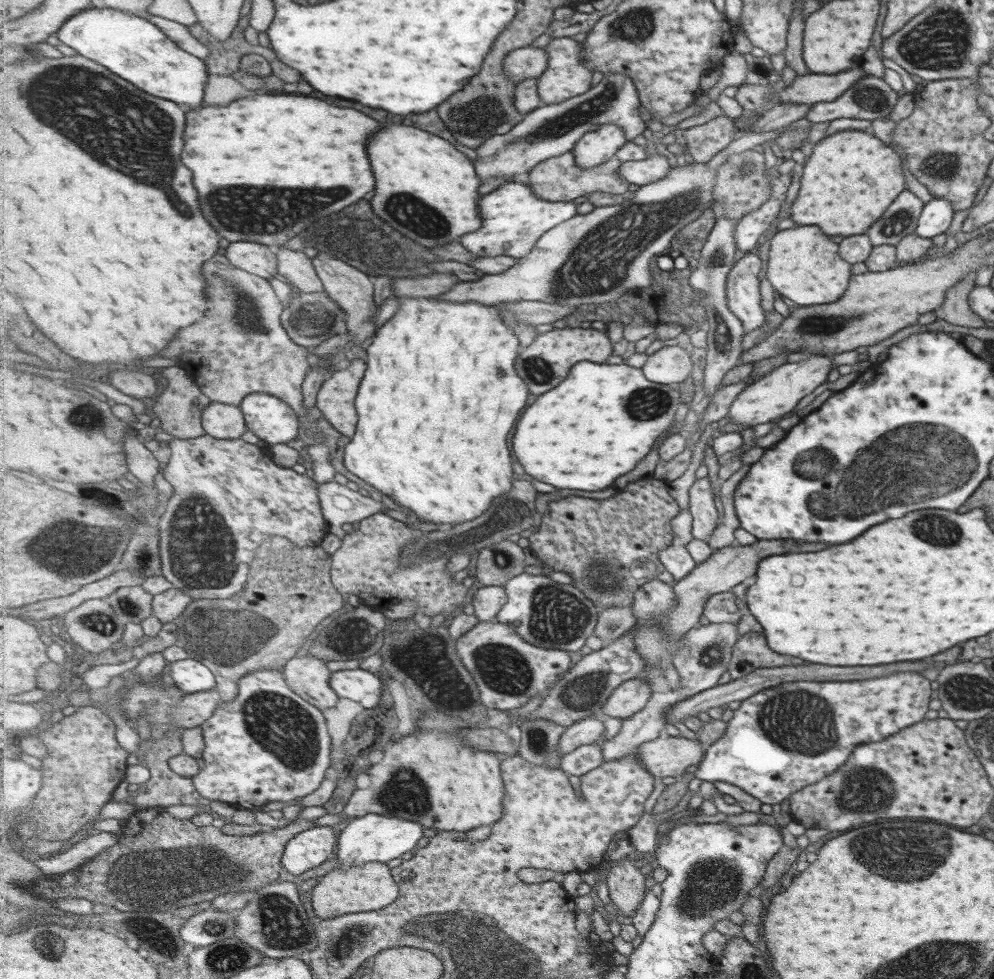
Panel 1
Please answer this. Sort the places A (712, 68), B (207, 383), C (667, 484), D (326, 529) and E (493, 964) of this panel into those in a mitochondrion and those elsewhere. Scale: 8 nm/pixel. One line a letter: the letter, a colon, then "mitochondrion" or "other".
A: other
B: other
C: other
D: other
E: mitochondrion

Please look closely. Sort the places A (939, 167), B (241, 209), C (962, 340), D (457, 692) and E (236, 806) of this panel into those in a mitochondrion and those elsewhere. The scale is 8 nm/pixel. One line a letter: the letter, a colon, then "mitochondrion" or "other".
A: mitochondrion
B: mitochondrion
C: other
D: mitochondrion
E: other

